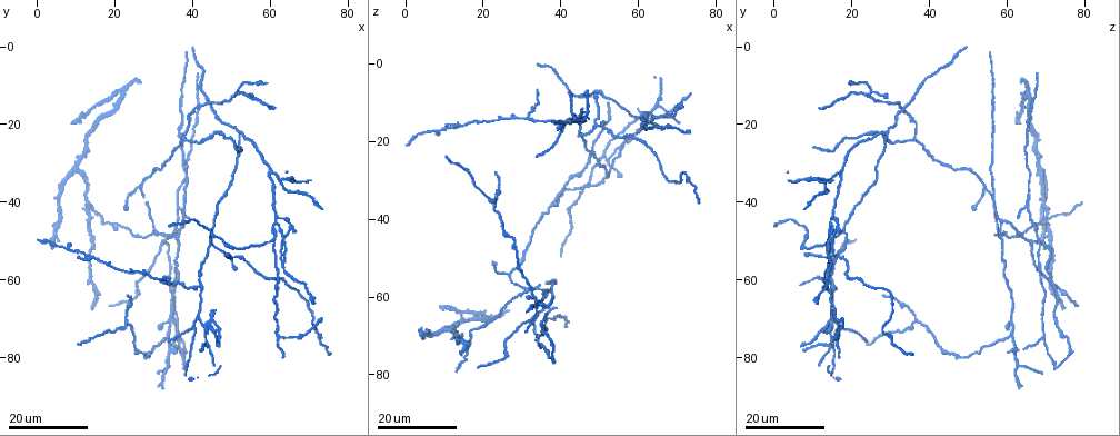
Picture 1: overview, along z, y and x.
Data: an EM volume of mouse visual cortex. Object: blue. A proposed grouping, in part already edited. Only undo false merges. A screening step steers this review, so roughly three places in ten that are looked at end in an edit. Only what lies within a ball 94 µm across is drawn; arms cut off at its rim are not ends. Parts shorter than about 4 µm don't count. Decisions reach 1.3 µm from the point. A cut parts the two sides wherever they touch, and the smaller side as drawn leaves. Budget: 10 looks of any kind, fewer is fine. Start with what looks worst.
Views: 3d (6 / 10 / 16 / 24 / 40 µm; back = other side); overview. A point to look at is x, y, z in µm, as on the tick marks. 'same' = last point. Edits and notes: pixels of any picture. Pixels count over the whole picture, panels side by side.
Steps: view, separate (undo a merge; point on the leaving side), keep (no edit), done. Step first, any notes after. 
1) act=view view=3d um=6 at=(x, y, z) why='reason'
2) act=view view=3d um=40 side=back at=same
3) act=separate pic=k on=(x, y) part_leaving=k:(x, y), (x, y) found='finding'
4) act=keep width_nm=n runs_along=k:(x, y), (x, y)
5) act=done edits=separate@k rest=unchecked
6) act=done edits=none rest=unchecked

act=view view=3d um=24 at=(31.5, 47.5, 58.5) why='a fork'

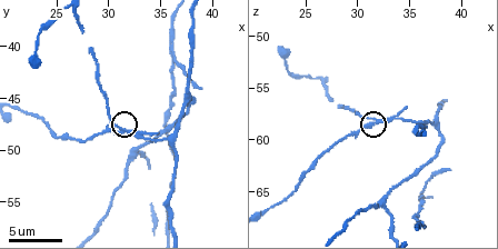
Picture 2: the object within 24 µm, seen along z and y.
act=view view=3d um=10 at=(32.0, 48.2, 58.4)

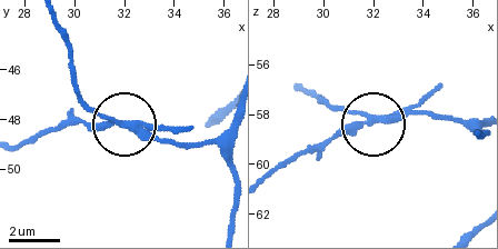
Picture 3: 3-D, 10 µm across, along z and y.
act=separate pic=3 on=(167, 130) side_arm_um=83 arms=3 found='a second neuron is stuck on'

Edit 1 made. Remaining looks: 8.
act=view view=overview

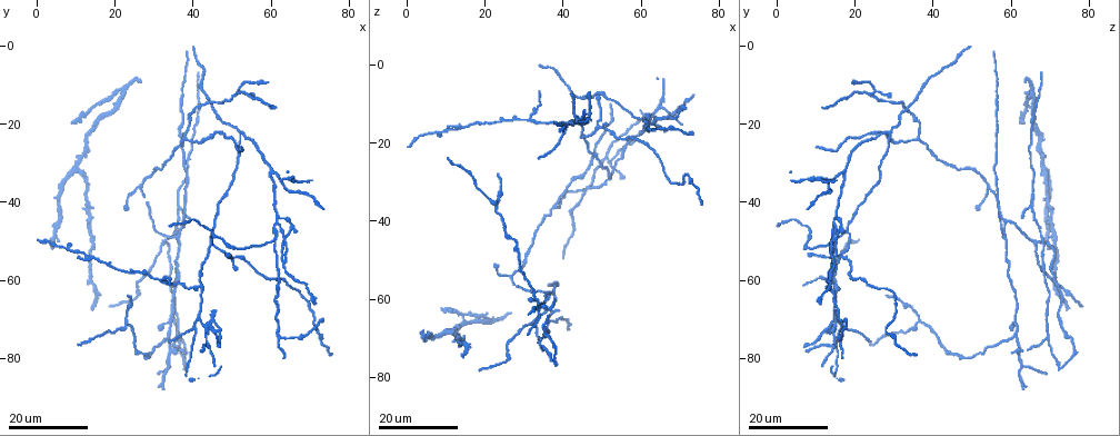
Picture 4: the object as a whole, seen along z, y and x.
act=view view=3d um=16 at=(64.5, 34.5, 10.5) why='branch point'

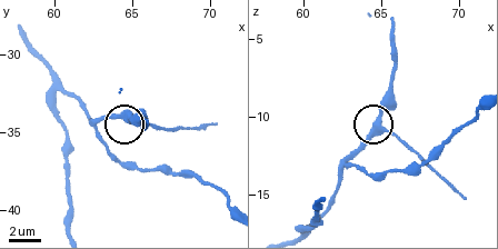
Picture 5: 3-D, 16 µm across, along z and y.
act=view view=3d um=6 at=same

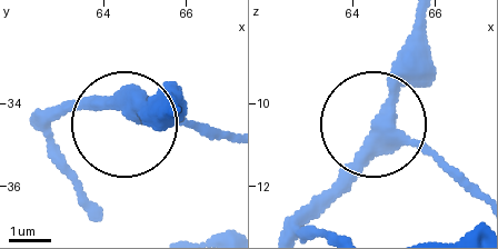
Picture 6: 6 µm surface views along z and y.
act=keep arms=3 runs_along=6:(287, 230), (379, 128), (421, 145), (460, 183) found='all the same neuron'

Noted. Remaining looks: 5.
act=view view=3d um=16 at=(45.5, 15.0, 32.5) why='three arms meet'

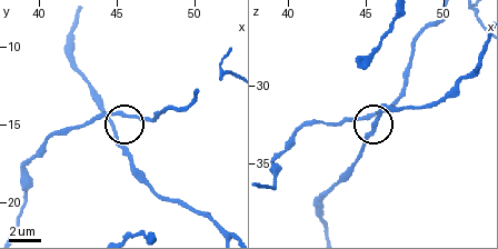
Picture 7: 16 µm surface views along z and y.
act=view view=3d um=6 at=(45.0, 14.4, 32.0)

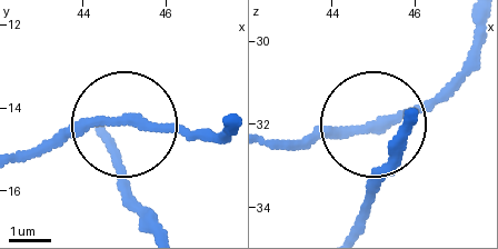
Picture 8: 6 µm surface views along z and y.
act=keep runs_along=8:(26, 159), (100, 127), (223, 137) found='continuous, no second neuron'

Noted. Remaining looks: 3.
act=view view=3d um=16 at=(34.0, 82.0, 63.0) why='a fork'

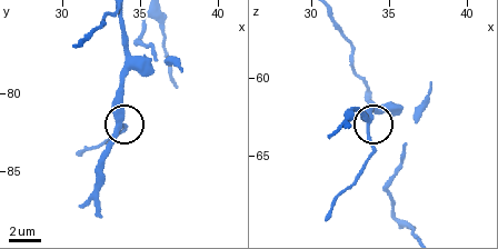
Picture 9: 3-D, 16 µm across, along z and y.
act=view view=3d um=6 at=(33.8, 82.0, 63.0)

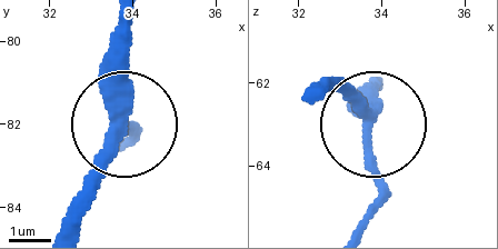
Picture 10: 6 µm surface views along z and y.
act=view view=3d um=6 side=back at=(33.65, 82.05, 63.15)

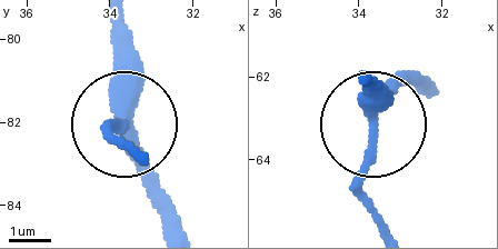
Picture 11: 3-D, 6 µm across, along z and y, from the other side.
act=keep arms=3 runs_along=11:(361, 85), (372, 120), (411, 78) found='continuous, no second neuron'

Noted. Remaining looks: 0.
act=done edits=separate@3 rest=unchecked

